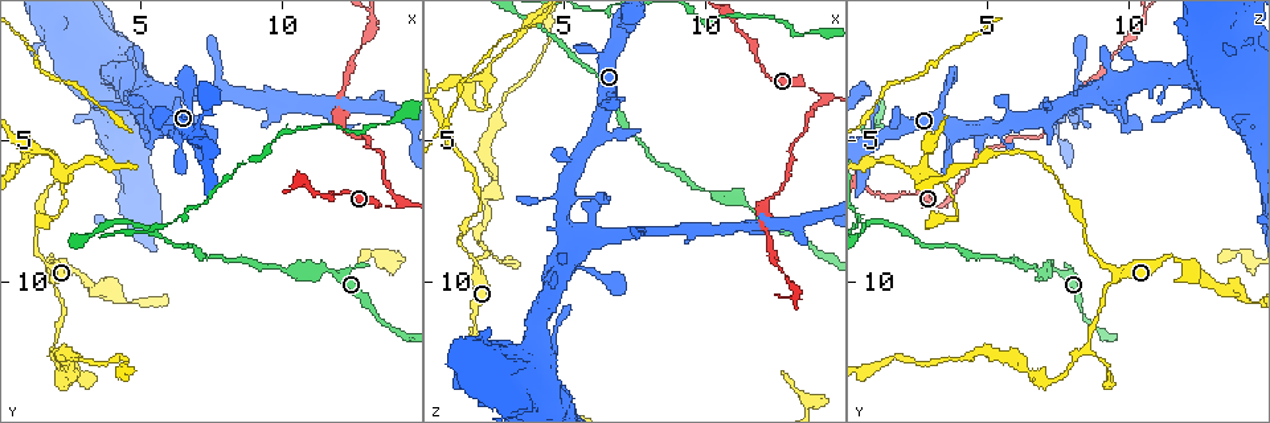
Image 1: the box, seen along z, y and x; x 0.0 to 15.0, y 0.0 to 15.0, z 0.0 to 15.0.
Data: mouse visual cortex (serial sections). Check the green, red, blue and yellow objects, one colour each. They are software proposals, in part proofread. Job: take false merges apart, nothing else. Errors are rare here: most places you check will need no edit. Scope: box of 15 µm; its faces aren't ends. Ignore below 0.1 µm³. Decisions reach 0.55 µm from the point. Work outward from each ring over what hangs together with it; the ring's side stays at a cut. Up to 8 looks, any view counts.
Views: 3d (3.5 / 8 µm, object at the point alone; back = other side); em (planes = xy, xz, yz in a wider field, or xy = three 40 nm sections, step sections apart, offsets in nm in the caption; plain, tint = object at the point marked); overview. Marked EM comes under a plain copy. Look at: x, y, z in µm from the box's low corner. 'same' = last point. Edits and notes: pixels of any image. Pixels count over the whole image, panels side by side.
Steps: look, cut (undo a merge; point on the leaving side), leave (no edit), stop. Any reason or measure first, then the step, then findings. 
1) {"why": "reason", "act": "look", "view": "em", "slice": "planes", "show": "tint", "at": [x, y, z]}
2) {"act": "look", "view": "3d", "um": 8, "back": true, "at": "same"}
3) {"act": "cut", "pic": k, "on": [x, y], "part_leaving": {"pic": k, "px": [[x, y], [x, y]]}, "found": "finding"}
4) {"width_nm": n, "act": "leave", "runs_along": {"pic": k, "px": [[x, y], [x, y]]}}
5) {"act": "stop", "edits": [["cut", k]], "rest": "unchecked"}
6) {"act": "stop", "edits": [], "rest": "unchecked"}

{"why": "sudden change in width", "act": "look", "view": "3d", "um": 3.5, "at": [14.1, 7.3, 3.4]}

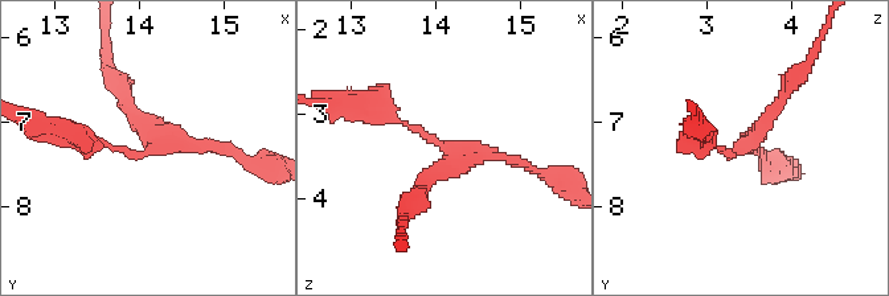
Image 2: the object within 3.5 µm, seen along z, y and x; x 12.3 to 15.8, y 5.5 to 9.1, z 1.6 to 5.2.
{"arms": 3, "arm_widths_nm": [150, 150, 200], "act": "leave", "runs_along": {"pic": 2, "px": [[701, 138], [736, 153], [790, 85]]}, "found": "one cell here"}

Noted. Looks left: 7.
{"why": "sudden change in width", "act": "look", "view": "3d", "um": 8, "at": [6.5, 4.4, 3.8]}

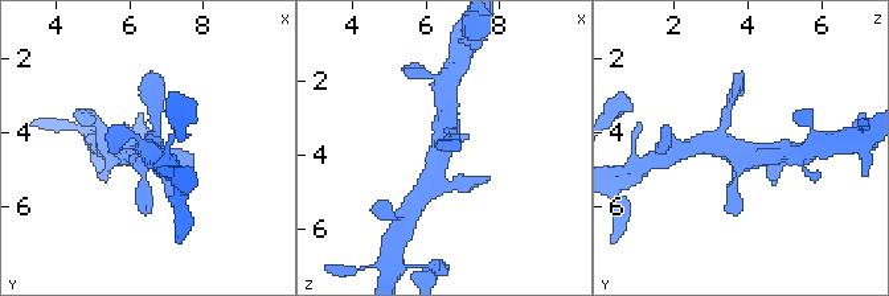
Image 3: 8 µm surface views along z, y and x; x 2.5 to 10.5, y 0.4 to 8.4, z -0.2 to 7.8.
{"act": "look", "view": "3d", "um": 3.5, "at": "same"}

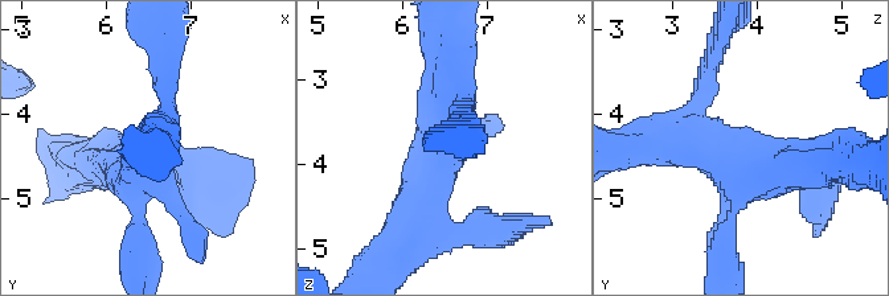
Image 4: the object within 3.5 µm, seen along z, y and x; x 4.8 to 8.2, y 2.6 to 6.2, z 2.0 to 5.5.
{"why": "now the EM", "act": "look", "view": "em", "slice": "xy", "step": 2, "show": "tint", "at": "same"}

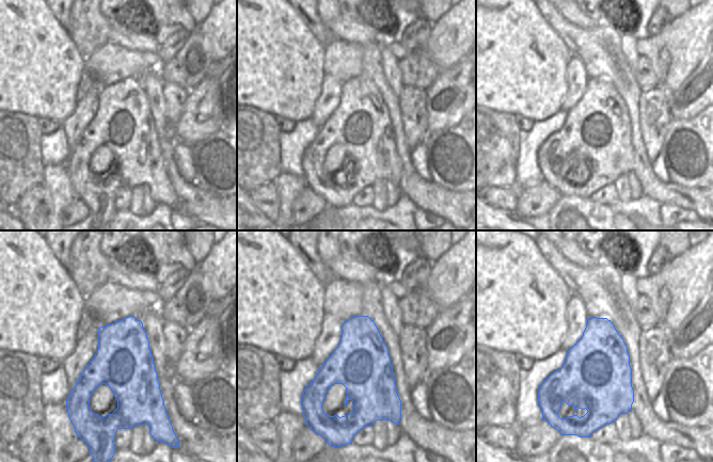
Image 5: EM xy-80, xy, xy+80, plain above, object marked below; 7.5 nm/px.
{"act": "leave", "runs_along": {"pic": 4, "px": [[453, 61], [449, 152], [420, 221]]}, "found": "continuous, no second cell"}

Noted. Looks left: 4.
{"why": "three-way junction", "act": "look", "view": "3d", "um": 3.5, "at": [2.0, 12.3, 8.5]}

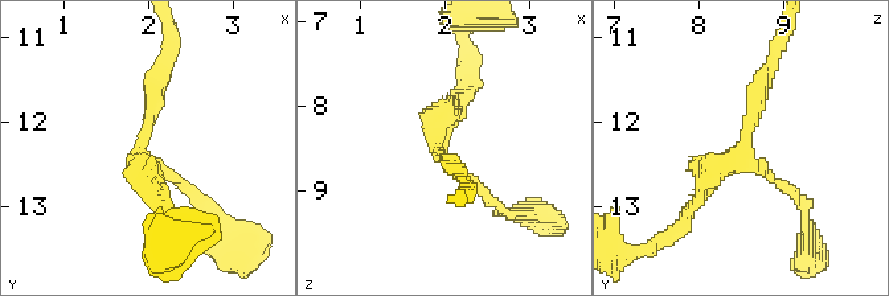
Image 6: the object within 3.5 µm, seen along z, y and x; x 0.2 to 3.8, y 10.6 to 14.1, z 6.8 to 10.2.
{"arms": 3, "arm_widths_nm": [150, 200, 200], "act": "look", "view": "em", "slice": "xy", "step": 3, "show": "tint", "at": [1.90, 12.35, 8.50]}

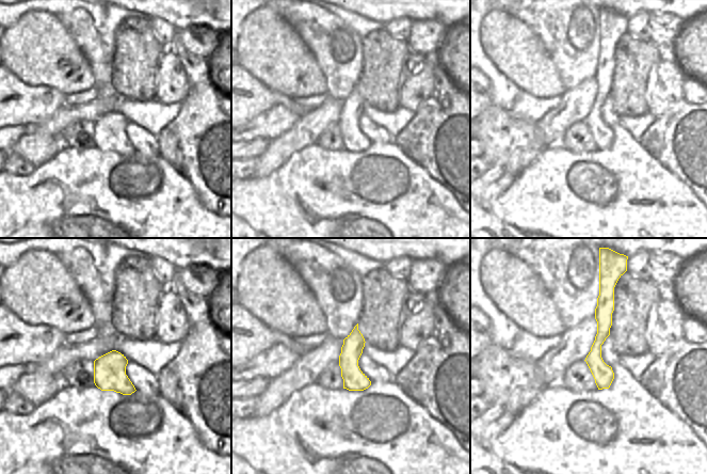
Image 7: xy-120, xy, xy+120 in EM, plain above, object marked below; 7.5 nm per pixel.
{"act": "leave", "runs_along": {"pic": 6, "px": [[767, 72], [741, 148], [687, 213]]}, "found": "continuous, no second cell"}

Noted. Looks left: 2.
{"act": "stop", "edits": [], "rest": "unchecked"}

